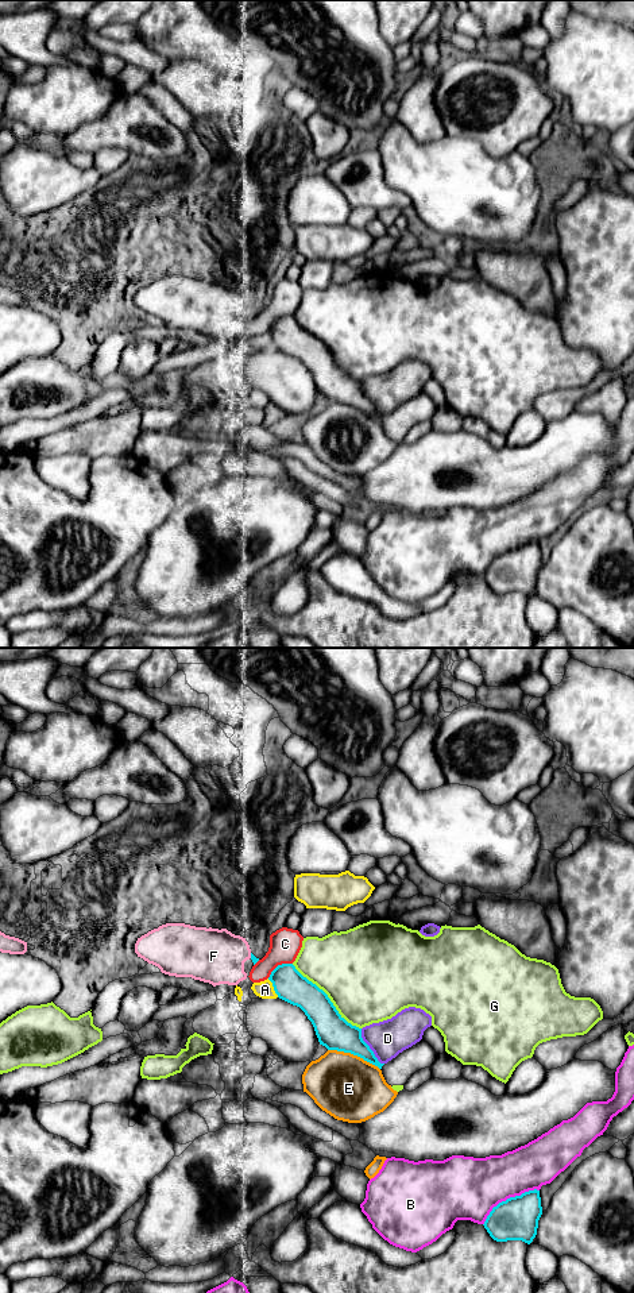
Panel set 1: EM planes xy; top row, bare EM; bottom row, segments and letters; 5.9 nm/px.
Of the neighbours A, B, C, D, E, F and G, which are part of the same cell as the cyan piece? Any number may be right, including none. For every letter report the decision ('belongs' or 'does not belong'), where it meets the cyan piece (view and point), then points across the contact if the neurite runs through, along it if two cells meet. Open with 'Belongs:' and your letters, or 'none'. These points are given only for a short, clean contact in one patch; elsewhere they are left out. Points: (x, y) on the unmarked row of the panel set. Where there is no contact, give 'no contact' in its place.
Belongs: D, F
A: does not belong | xy (274, 340) | along xy (267, 331), (278, 348)
B: does not belong | xy (507, 551)
C: does not belong | xy (278, 317) | along xy (292, 315), (278, 317), (267, 329)
D: belongs | xy (368, 400) | across xy (335, 385), (363, 394), (368, 400), (387, 390)
E: does not belong | xy (354, 406)
F: belongs | xy (251, 308)
G: does not belong | xy (328, 350)

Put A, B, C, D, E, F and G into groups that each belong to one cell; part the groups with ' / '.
A / B / C / D F / E / G

